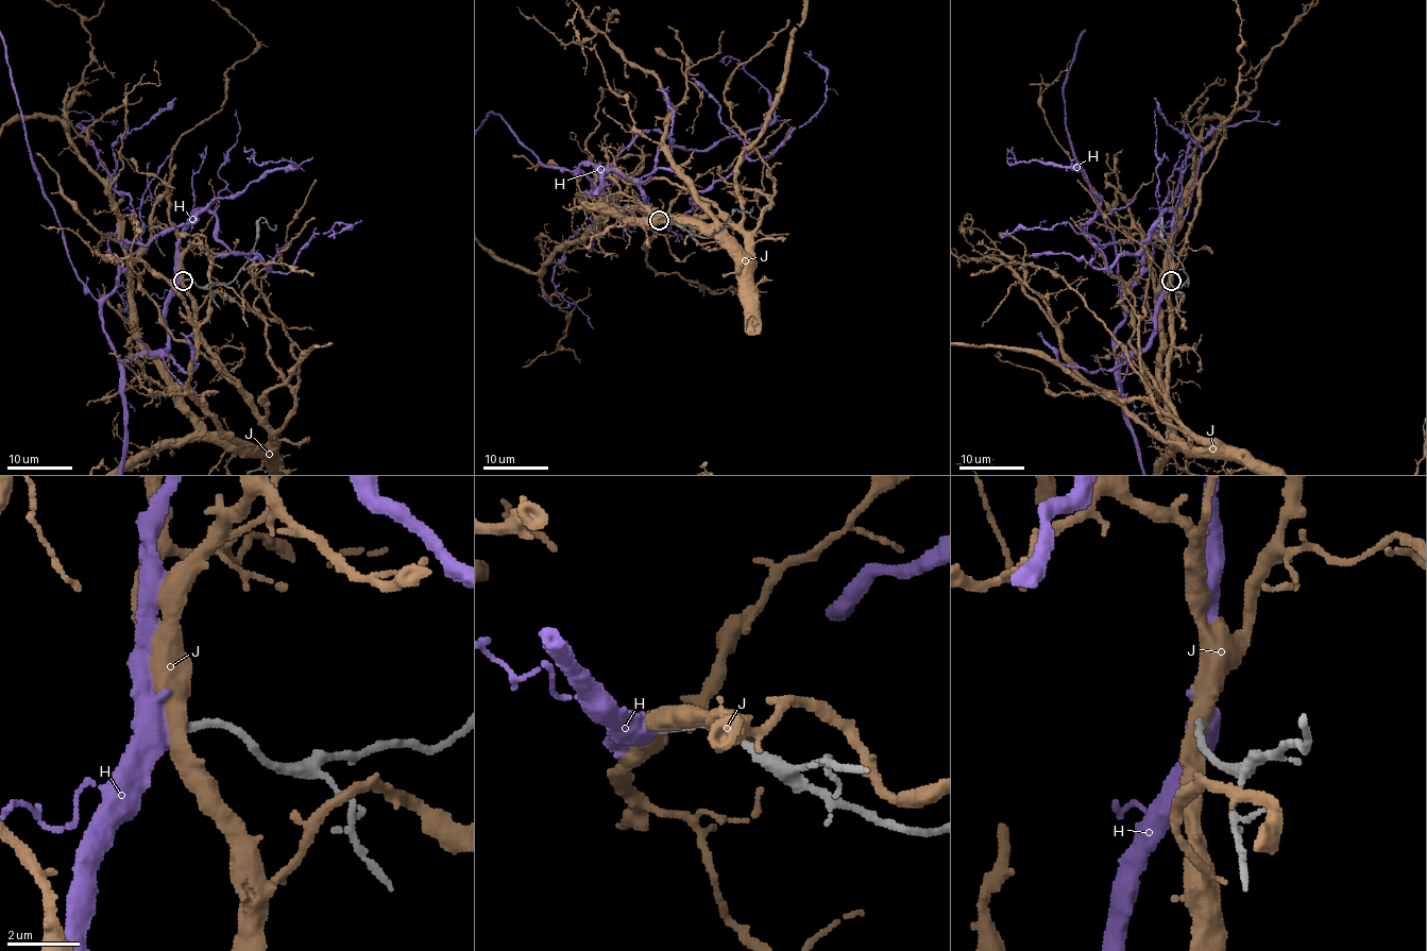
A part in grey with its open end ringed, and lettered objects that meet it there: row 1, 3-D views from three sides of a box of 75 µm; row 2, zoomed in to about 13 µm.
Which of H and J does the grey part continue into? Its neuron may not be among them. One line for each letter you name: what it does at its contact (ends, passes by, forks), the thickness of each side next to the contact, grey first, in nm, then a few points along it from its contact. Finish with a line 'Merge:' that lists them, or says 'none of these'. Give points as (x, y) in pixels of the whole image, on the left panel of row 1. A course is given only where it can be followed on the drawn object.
H: it ends | 200/650 nm
Merge: H

